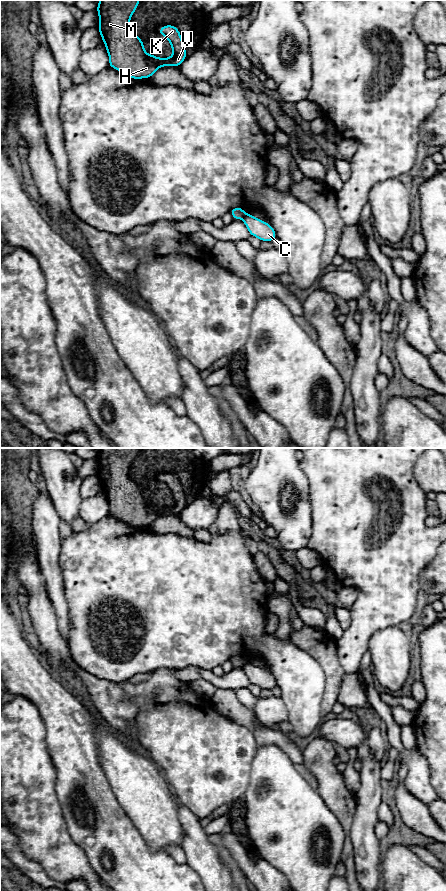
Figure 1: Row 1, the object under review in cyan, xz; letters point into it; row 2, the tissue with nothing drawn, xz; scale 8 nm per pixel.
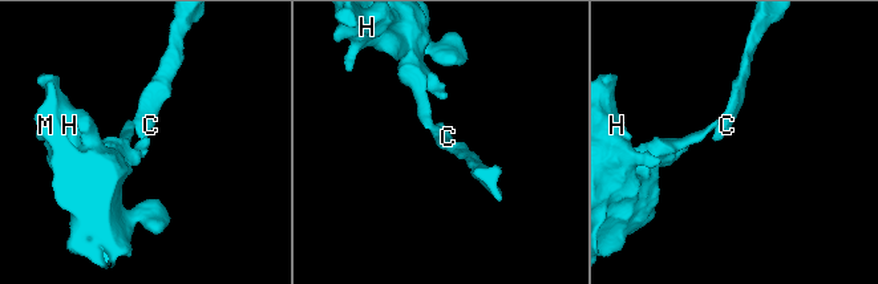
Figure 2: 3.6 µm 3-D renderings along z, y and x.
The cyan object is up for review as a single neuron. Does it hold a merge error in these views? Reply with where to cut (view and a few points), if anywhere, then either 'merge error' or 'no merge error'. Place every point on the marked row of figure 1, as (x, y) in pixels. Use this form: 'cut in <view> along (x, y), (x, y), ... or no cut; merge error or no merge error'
cut in xz along (247, 214), (242, 218); merge error

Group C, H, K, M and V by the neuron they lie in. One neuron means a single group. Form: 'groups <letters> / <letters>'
groups C / H K M V

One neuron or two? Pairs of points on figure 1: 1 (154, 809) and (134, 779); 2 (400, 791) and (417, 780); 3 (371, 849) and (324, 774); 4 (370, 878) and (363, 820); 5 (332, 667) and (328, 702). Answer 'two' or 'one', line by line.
1: one
2: two
3: two
4: one
5: one

